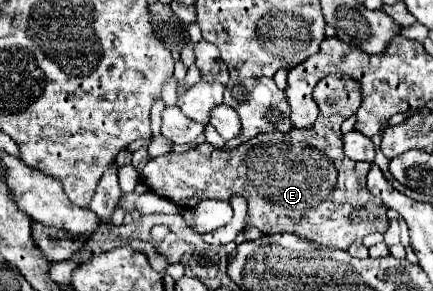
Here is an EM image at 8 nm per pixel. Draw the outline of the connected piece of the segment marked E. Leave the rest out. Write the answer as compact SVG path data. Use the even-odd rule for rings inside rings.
M334 72L328 74L328 78L318 80L314 88L314 99L318 104L319 114L314 122L306 130L306 142L300 138L298 130L294 128L288 134L264 134L264 138L252 138L250 142L234 148L234 150L218 150L210 144L200 144L188 152L176 154L164 154L160 158L150 158L142 172L140 180L152 188L162 198L170 198L174 204L182 206L182 202L192 208L198 202L206 198L216 198L216 200L228 200L232 194L240 194L248 198L248 218L246 224L256 226L262 234L274 234L274 232L292 232L296 236L308 238L316 244L330 246L330 248L340 248L348 250L352 242L360 242L368 232L386 232L388 230L388 216L386 216L386 206L382 204L380 198L372 196L366 188L366 174L370 170L370 164L366 162L354 162L350 158L344 158L340 154L340 122L344 122L350 114L358 110L362 104L362 94L360 94L360 84L344 72ZM310 150L310 162L306 166L294 164L296 156L308 156Z

